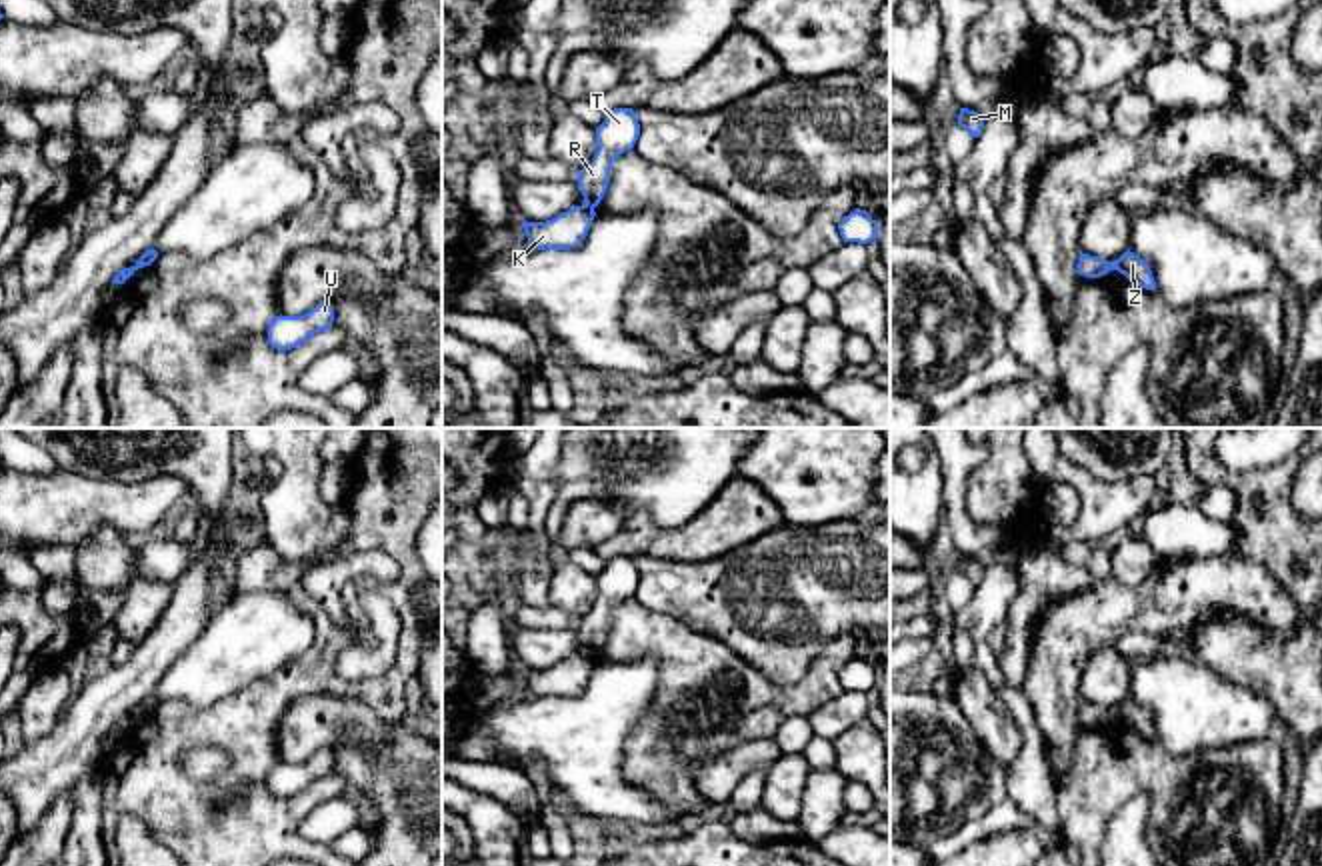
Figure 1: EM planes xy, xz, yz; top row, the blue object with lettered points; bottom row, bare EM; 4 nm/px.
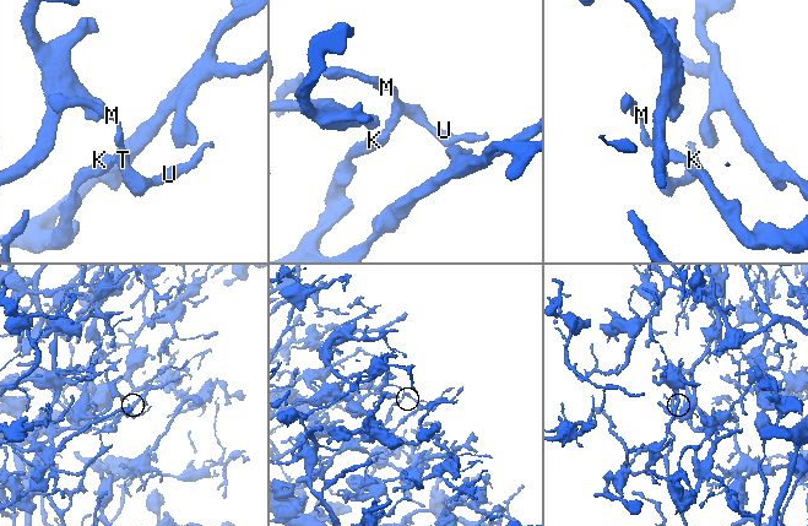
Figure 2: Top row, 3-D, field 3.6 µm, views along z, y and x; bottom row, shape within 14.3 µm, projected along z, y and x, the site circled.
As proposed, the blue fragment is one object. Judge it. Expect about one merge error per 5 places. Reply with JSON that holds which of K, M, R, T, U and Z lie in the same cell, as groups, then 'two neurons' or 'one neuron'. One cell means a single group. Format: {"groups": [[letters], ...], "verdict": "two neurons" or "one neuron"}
{"groups": [["K", "Z"], ["M", "R", "T", "U"]], "verdict": "two neurons"}

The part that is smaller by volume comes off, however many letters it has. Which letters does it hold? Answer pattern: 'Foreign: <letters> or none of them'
Foreign: M, R, T, U

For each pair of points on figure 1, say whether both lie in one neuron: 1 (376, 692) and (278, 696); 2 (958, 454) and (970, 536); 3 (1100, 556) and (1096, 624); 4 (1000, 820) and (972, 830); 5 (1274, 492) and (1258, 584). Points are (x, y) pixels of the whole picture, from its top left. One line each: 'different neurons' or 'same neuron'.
1: same neuron
2: same neuron
3: different neurons
4: same neuron
5: different neurons

